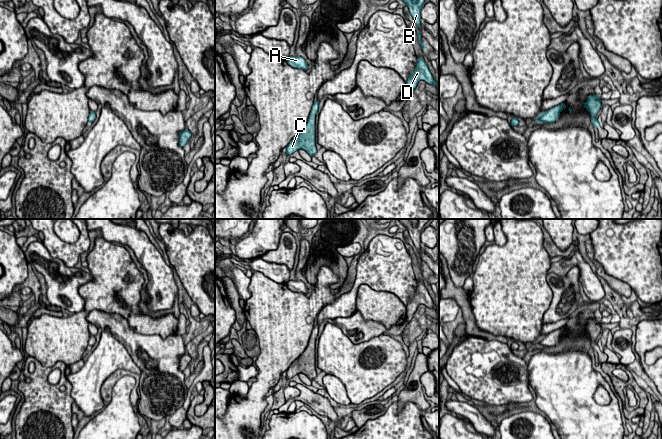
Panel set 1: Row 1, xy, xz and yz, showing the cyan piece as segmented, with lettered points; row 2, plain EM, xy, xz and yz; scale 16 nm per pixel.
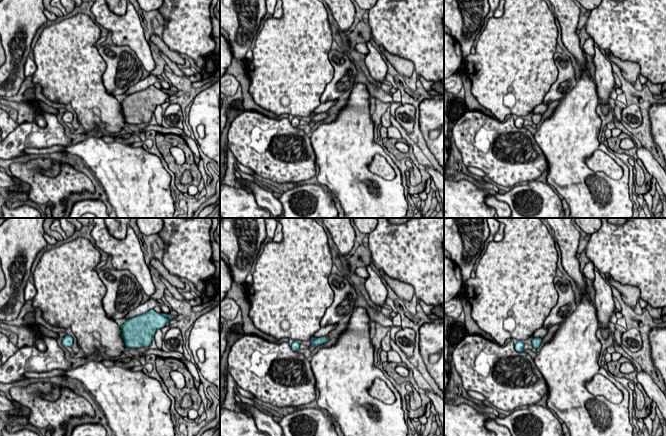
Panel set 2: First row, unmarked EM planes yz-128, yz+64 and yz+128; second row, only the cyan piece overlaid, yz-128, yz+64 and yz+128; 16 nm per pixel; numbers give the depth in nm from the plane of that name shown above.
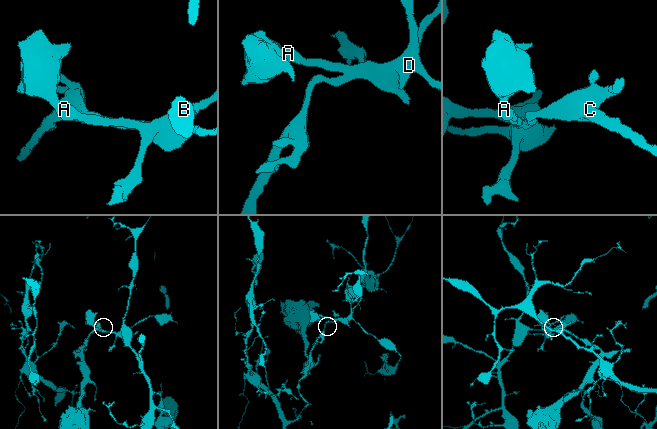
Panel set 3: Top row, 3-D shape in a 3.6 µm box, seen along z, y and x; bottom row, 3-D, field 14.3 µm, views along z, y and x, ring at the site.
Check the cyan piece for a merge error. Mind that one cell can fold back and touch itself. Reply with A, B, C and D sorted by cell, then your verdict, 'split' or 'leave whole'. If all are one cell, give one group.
A B D / C; split

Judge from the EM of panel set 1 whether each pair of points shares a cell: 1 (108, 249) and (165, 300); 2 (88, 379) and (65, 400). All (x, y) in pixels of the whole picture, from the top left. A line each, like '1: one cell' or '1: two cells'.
1: two cells
2: two cells

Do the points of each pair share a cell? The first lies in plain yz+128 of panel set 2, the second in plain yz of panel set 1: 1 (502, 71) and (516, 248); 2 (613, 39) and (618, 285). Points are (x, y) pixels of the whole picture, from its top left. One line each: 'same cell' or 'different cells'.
1: same cell
2: different cells

